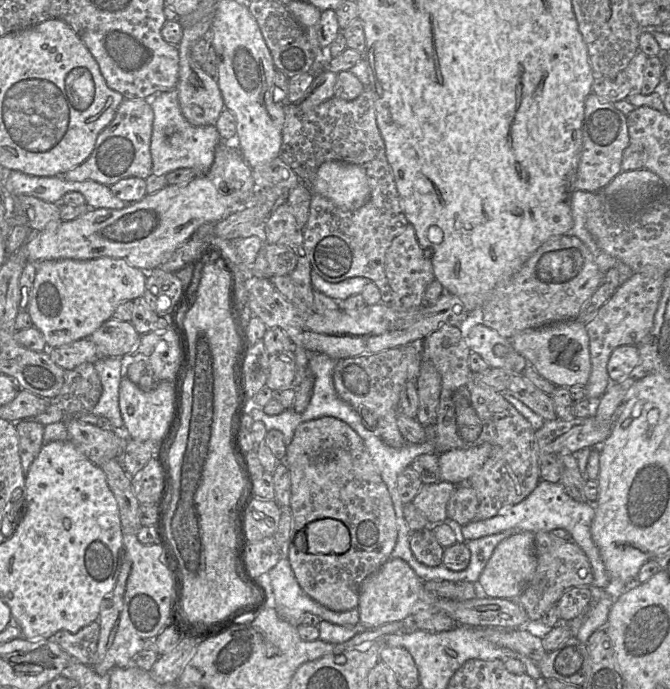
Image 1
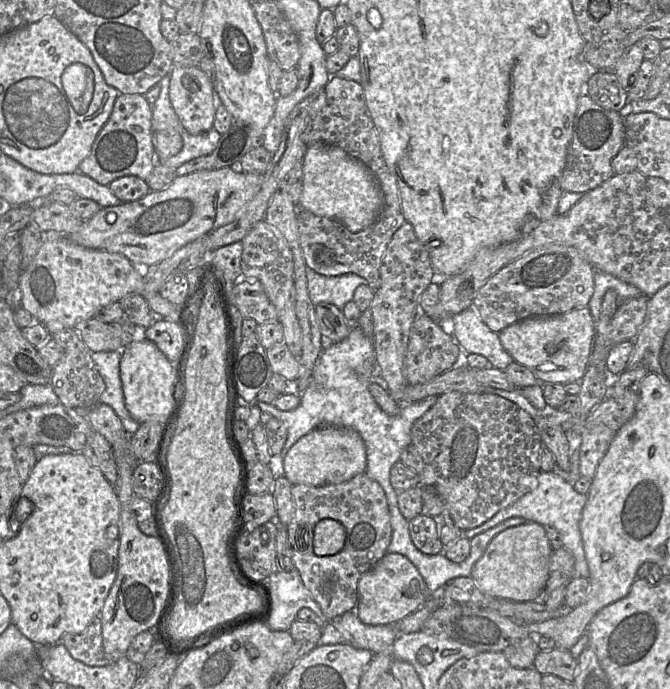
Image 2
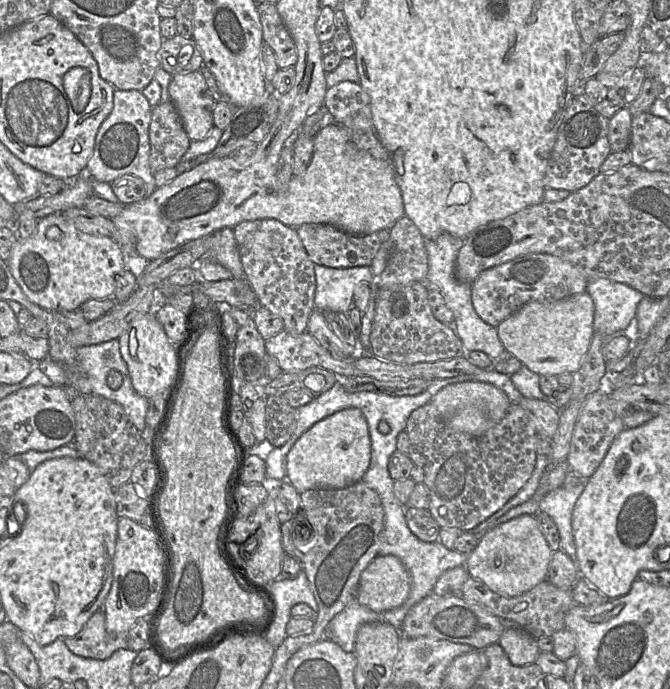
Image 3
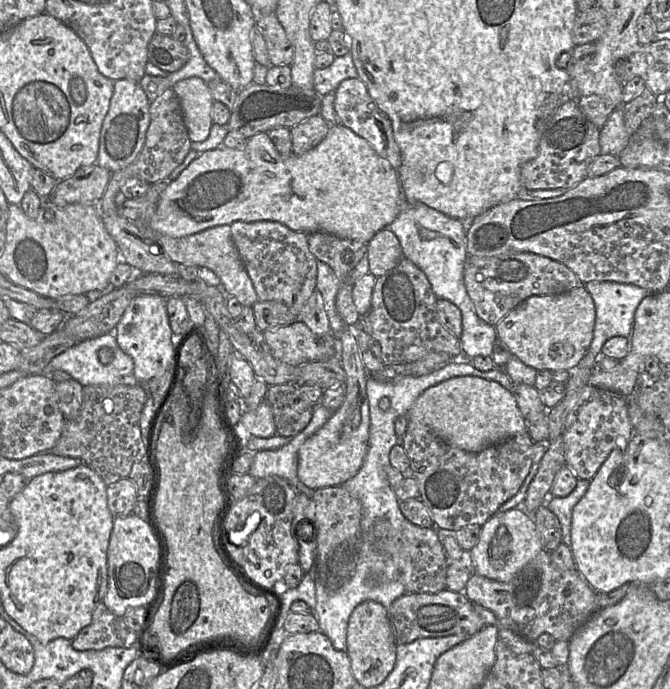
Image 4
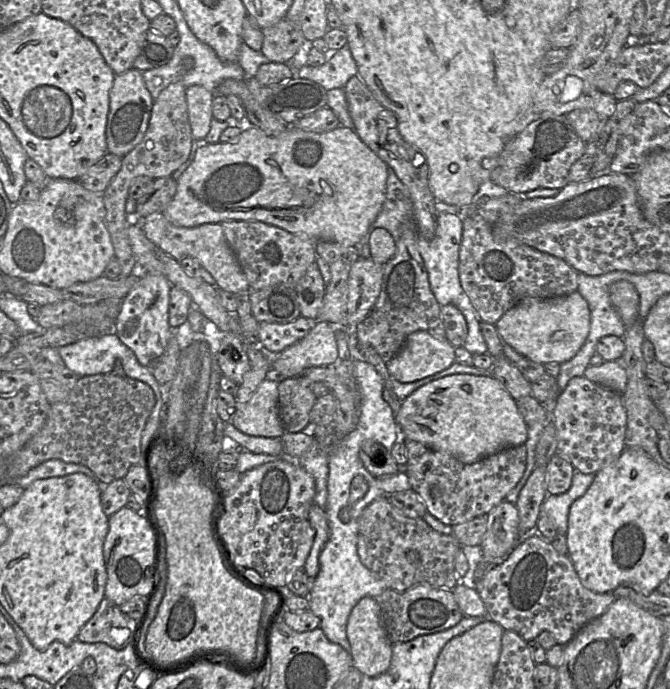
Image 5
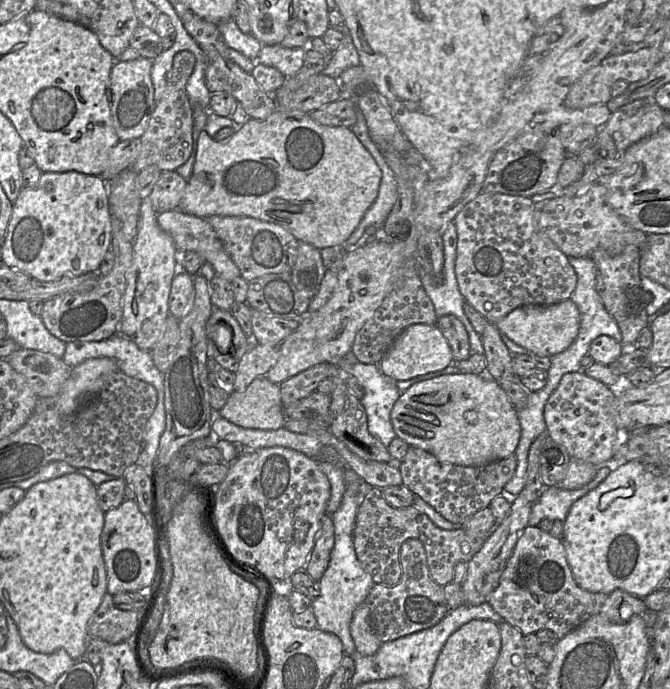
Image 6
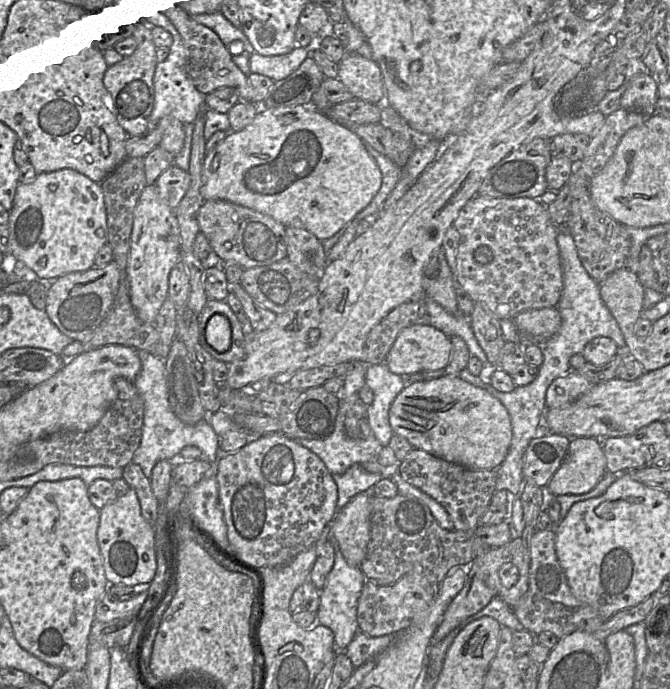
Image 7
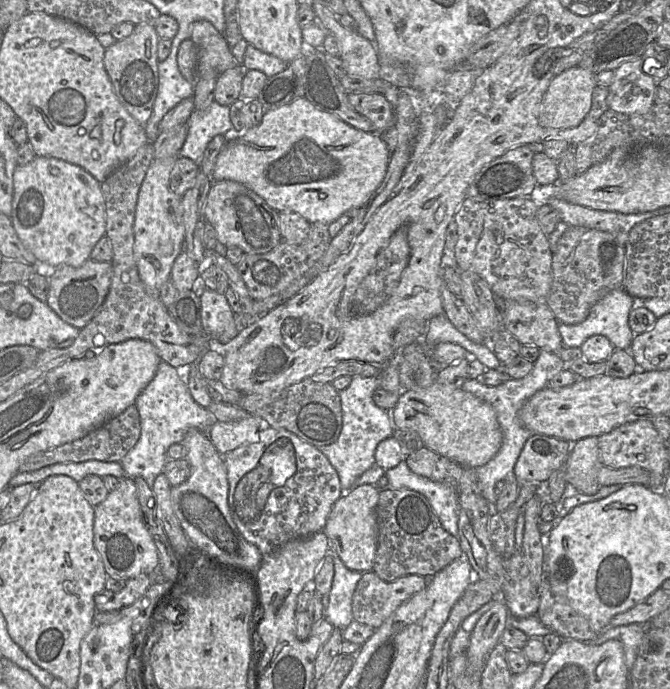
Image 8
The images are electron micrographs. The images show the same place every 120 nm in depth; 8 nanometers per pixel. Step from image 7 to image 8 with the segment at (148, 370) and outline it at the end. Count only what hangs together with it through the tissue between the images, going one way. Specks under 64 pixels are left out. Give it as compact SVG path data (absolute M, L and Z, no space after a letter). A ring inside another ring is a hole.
M165 361L159 363L155 376L138 395L135 405L140 415L141 435L136 445L121 459L120 463L126 476L143 477L152 489L156 477L162 473L168 461L168 448L174 443L181 443L189 429L197 428L207 432L218 420L208 408L202 407L193 399L182 372Z

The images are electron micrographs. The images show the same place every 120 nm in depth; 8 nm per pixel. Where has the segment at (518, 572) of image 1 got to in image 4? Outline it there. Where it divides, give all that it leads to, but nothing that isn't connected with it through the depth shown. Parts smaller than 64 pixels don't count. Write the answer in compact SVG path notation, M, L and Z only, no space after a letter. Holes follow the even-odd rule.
M522 507L497 512L481 526L478 543L470 550L473 572L494 581L508 582L543 549L532 514Z

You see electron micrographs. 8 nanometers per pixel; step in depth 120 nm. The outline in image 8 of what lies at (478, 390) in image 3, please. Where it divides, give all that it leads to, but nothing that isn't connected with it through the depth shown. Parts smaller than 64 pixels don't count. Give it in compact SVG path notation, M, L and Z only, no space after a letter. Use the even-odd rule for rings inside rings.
M435 381L427 388L402 390L390 411L395 429L416 431L424 447L457 464L475 469L489 462L500 450L503 433L494 408L462 388Z

